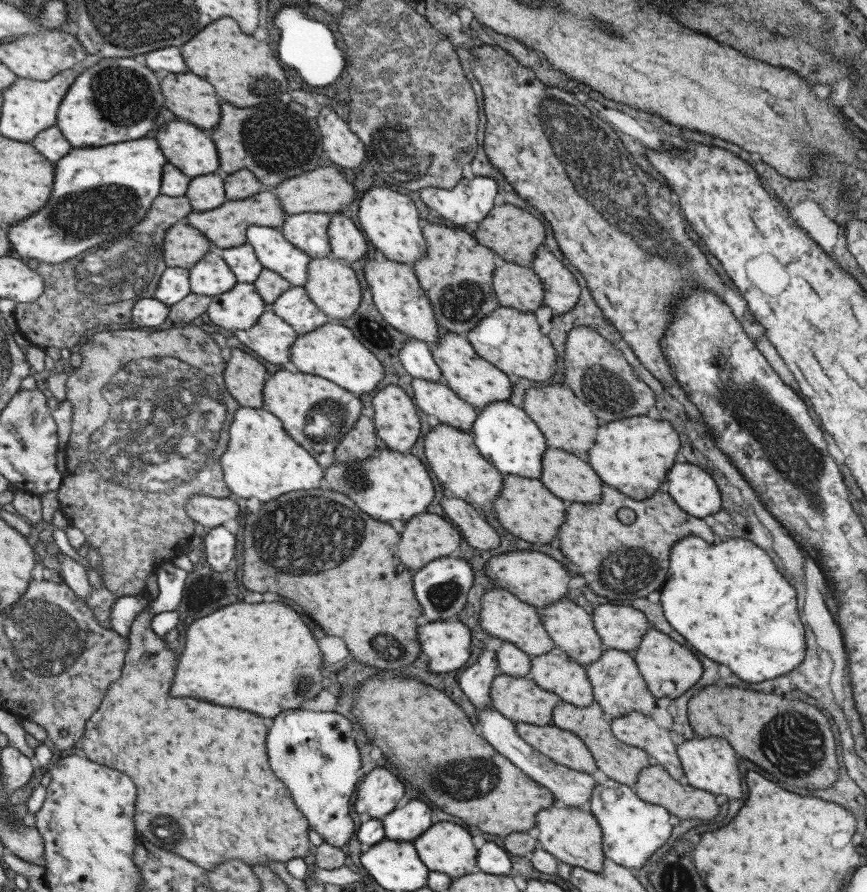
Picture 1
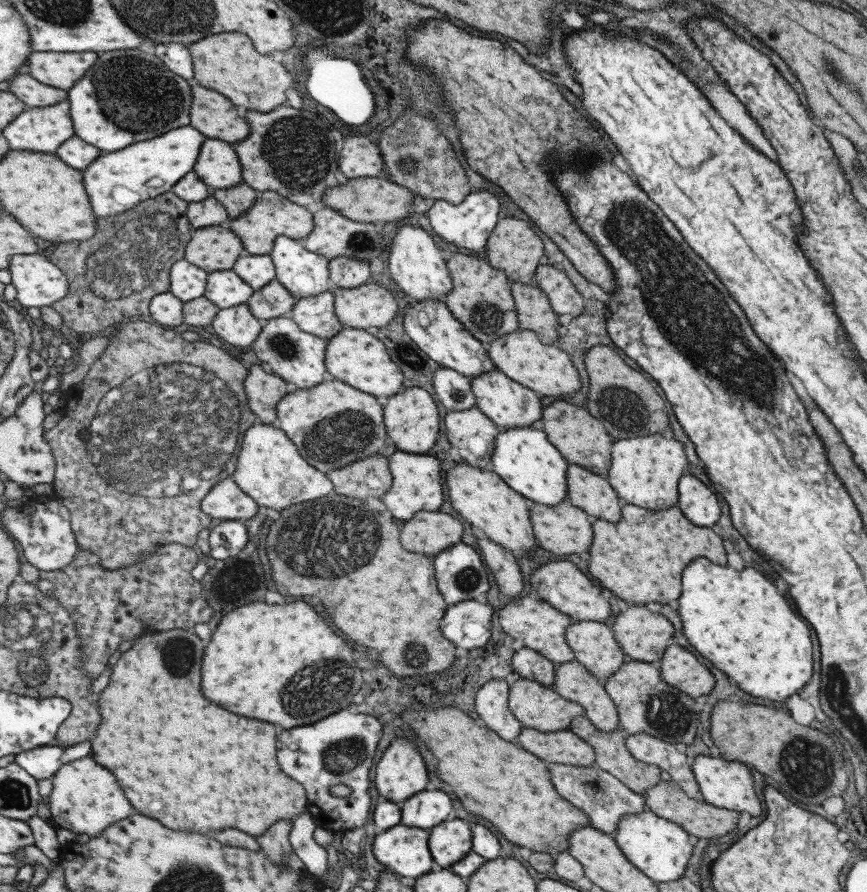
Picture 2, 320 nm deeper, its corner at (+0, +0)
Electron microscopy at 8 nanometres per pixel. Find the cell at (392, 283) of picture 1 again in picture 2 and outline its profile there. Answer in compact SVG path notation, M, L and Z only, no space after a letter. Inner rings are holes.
M443 300L414 301L405 311L403 328L407 336L431 359L468 378L495 369L486 351L486 345L464 329L464 326L449 312Z

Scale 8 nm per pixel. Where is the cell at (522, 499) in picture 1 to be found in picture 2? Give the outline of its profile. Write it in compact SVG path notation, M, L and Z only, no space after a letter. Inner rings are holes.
M564 499L555 506L529 503L529 520L533 536L537 545L548 550L551 554L577 554L584 556L592 543L593 519L580 508L573 506L569 500Z

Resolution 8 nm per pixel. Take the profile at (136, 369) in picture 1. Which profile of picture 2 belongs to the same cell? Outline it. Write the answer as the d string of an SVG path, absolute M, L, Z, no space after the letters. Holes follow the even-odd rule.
M149 319L137 320L121 325L115 337L109 337L105 352L93 362L81 382L71 385L66 392L65 407L57 424L43 431L43 440L49 445L55 458L55 473L52 478L54 497L64 503L68 509L68 519L76 545L79 550L90 550L98 556L99 564L115 570L126 567L167 543L179 543L191 547L195 544L197 532L207 528L211 517L201 510L201 499L207 491L221 479L231 477L237 462L238 449L242 435L250 426L256 424L256 416L249 410L243 379L248 369L245 365L222 351L222 346L215 340L188 342L179 337L179 330L166 328Z

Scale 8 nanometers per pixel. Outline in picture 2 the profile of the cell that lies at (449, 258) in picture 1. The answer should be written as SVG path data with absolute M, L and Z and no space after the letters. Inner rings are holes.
M453 253L445 261L452 289L443 296L443 302L449 312L484 345L499 336L518 330L514 300L510 293L506 274L500 269L493 269L484 258Z

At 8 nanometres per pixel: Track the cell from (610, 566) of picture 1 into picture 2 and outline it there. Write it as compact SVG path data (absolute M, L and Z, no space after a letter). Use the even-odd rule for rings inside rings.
M622 502L621 518L613 524L594 518L592 543L583 556L591 576L607 590L631 604L669 602L679 598L681 570L699 556L726 566L722 538L710 528L699 527L686 520L676 507L647 510Z

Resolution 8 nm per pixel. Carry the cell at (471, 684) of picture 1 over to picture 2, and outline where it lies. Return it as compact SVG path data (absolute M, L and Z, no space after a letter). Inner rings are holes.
M492 678L479 688L474 700L475 712L485 727L506 741L517 738L523 727L508 709L508 688L504 679Z

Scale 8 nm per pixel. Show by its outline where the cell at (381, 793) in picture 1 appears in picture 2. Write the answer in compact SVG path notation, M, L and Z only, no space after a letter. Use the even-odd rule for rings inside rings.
M397 738L386 747L373 776L379 799L398 804L422 791L427 782L425 764L407 738Z

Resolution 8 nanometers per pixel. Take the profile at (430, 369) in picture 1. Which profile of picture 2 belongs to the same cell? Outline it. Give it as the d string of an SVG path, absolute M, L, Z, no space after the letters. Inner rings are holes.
M440 366L434 372L432 385L438 401L446 410L468 410L475 407L470 378Z

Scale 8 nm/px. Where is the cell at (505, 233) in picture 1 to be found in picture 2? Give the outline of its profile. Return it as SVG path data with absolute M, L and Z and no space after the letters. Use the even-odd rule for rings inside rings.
M513 217L498 218L493 230L489 233L485 245L483 258L493 267L500 269L506 274L507 278L521 284L529 284L539 260L543 256L544 250L541 239L533 233L527 223L521 219Z

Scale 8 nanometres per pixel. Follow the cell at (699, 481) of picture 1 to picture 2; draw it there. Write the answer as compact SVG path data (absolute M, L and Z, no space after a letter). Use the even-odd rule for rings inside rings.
M683 475L677 485L676 507L695 526L710 528L718 521L719 502L715 492L691 475Z

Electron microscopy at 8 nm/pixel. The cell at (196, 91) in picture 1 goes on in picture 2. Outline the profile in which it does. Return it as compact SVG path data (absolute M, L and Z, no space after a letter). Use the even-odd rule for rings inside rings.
M191 86L193 102L189 110L191 127L204 138L216 139L229 145L235 145L249 137L249 126L244 115L229 104L215 90L207 90L201 86Z

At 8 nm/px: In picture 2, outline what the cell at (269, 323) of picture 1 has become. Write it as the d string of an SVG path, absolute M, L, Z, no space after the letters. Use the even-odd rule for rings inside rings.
M289 315L262 320L259 334L249 350L255 352L255 356L261 362L269 364L271 372L275 372L279 378L295 384L297 389L311 388L323 382L324 379L329 379L329 376L325 376L327 370L323 366L326 341L302 331Z

